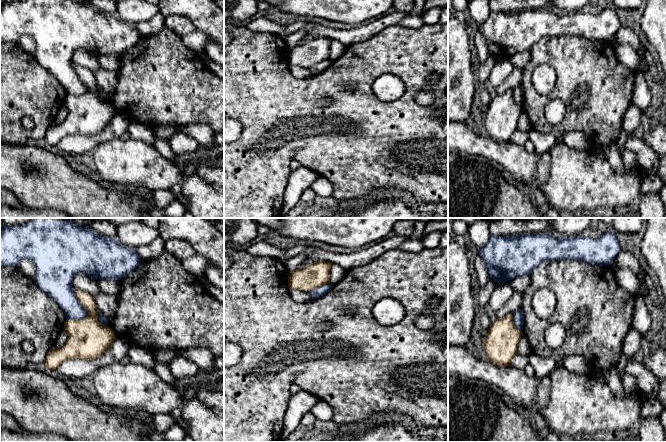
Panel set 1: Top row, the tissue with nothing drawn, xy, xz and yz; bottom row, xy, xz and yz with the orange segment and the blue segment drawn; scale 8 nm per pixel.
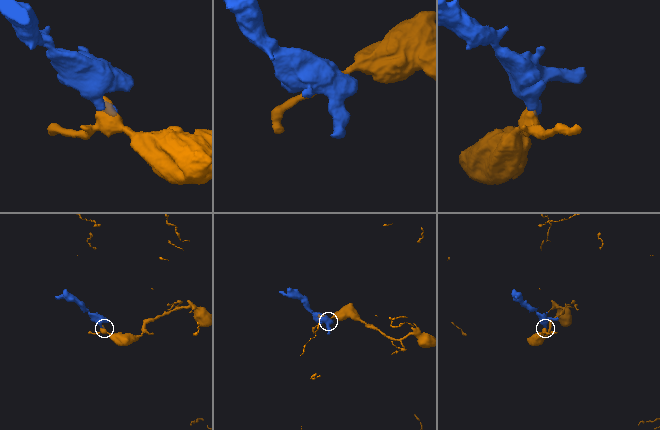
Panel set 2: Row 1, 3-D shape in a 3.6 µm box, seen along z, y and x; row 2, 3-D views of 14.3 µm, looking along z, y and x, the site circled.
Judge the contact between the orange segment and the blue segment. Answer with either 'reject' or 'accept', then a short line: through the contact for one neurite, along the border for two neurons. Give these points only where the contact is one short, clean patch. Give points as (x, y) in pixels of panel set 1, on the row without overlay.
reject | xy (74, 69), (87, 88), (82, 95)

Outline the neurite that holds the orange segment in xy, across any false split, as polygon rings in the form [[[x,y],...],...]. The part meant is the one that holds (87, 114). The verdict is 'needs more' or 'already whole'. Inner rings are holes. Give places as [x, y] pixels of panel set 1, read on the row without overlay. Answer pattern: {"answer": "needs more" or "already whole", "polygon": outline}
{"answer": "already whole", "polygon": [[[75,68],[88,91],[83,95],[66,95],[64,105],[68,110],[65,121],[52,123],[43,139],[48,146],[56,146],[69,135],[96,135],[102,132],[112,121],[116,112],[112,105],[98,97],[98,85],[94,74],[87,68]]]}

